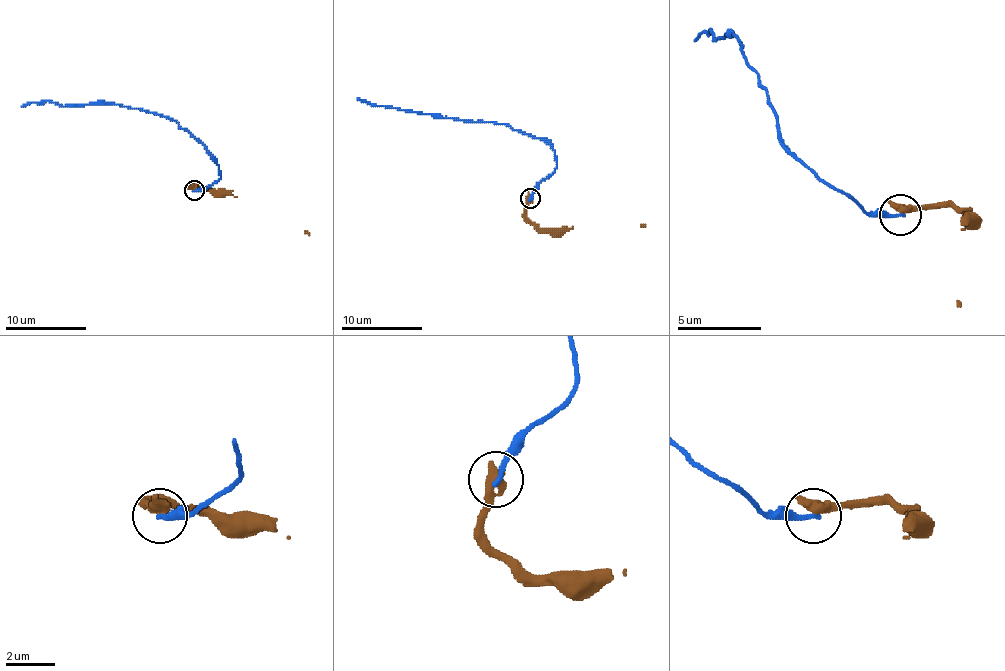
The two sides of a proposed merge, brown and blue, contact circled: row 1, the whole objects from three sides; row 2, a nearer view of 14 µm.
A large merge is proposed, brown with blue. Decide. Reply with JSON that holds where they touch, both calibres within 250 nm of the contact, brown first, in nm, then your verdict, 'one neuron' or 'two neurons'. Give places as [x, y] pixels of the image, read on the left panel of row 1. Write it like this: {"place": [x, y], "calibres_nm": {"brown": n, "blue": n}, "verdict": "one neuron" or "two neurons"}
{"place": [194, 190], "calibres_nm": {"brown": 550, "blue": 240}, "verdict": "two neurons"}

